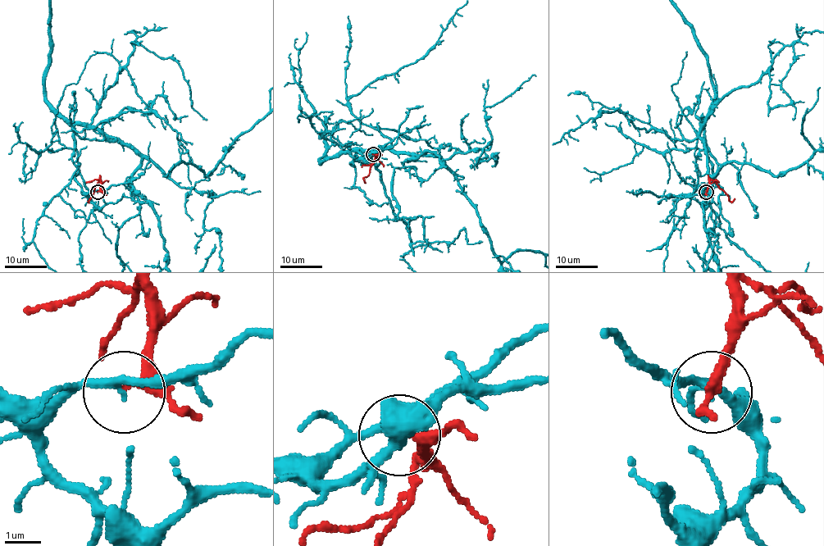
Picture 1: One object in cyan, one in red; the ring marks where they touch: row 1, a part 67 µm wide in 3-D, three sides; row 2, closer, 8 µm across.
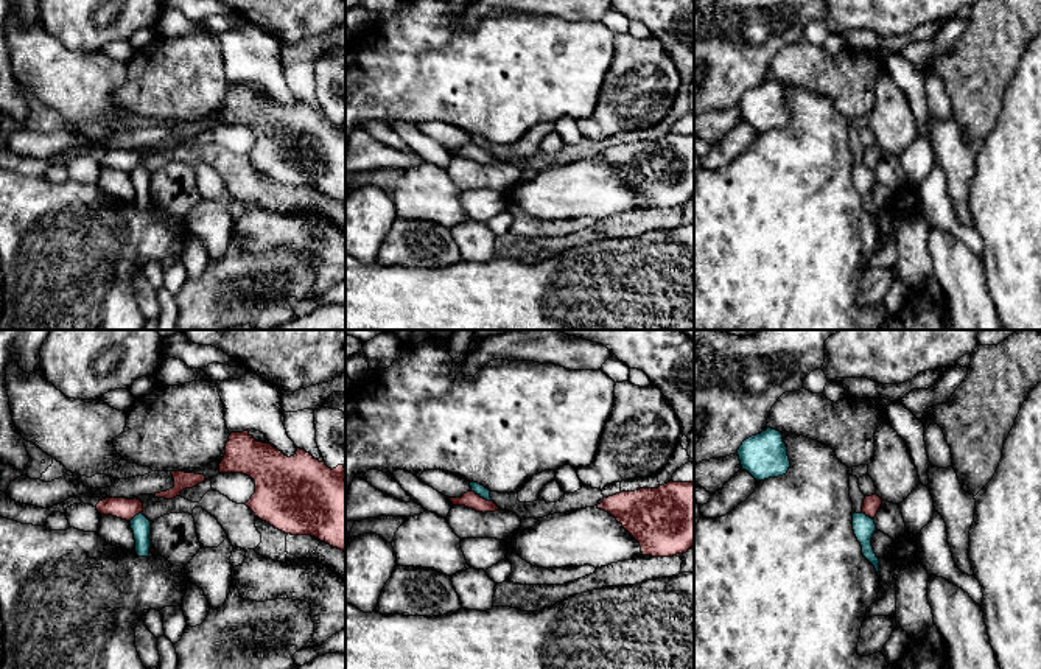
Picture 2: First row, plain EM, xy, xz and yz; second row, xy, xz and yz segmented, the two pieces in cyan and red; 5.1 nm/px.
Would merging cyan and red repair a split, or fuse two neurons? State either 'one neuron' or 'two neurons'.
two neurons

